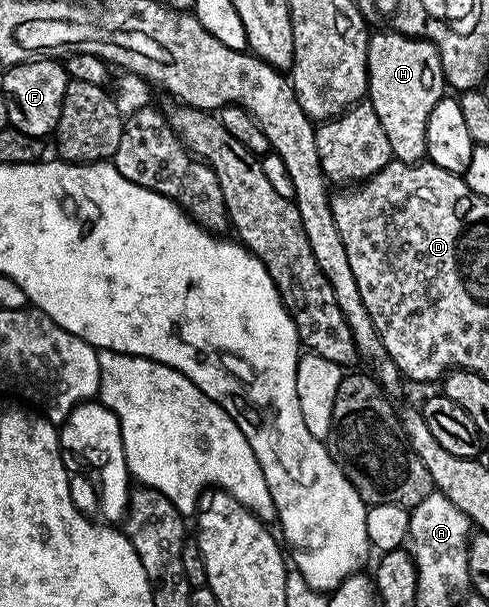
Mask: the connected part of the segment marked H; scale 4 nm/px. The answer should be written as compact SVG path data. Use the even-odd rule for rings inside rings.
M375 31L368 36L367 97L373 111L377 111L377 119L381 119L394 160L418 165L426 158L425 131L429 127L429 115L444 96L443 68L432 41L390 31Z

